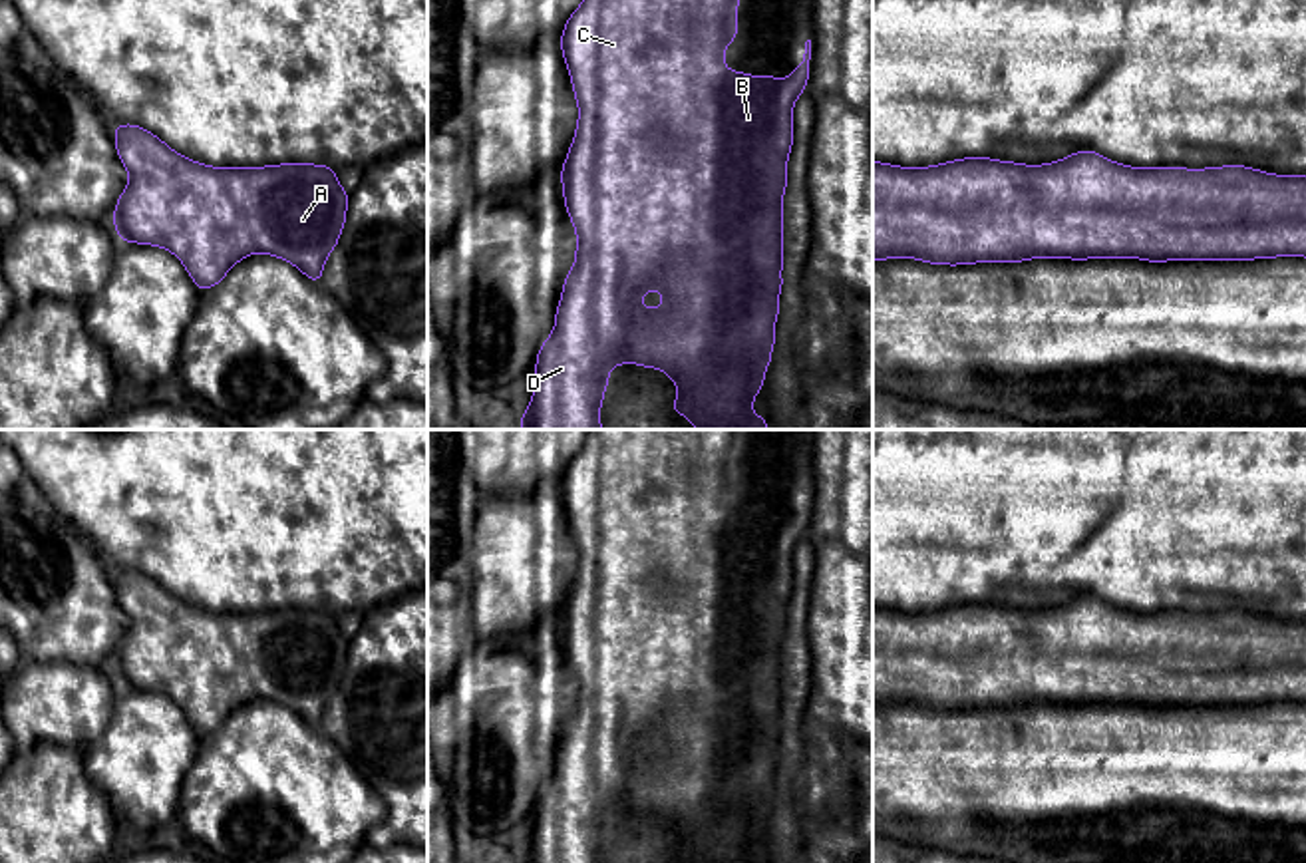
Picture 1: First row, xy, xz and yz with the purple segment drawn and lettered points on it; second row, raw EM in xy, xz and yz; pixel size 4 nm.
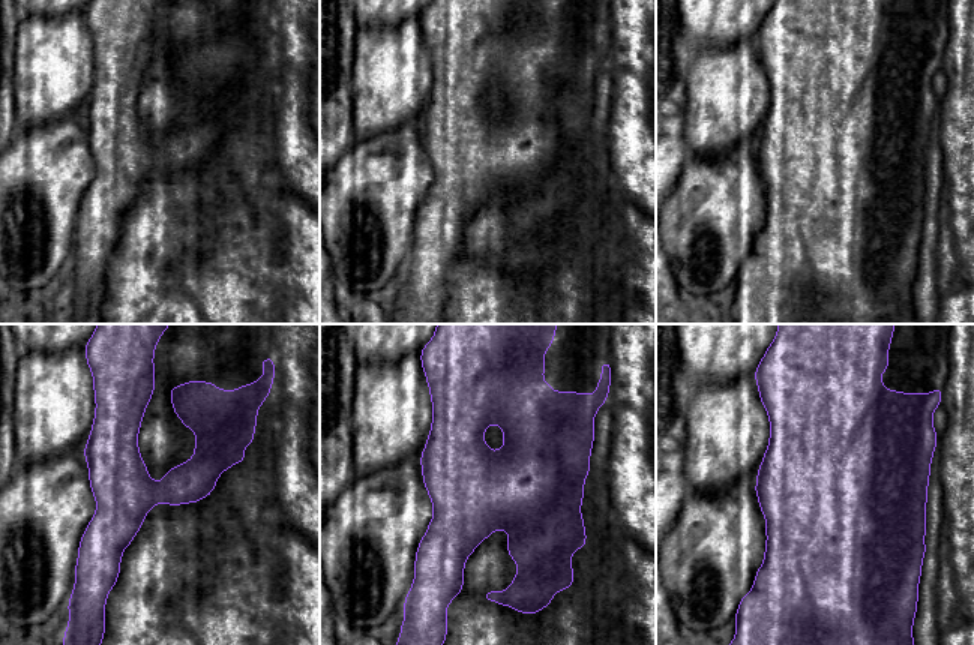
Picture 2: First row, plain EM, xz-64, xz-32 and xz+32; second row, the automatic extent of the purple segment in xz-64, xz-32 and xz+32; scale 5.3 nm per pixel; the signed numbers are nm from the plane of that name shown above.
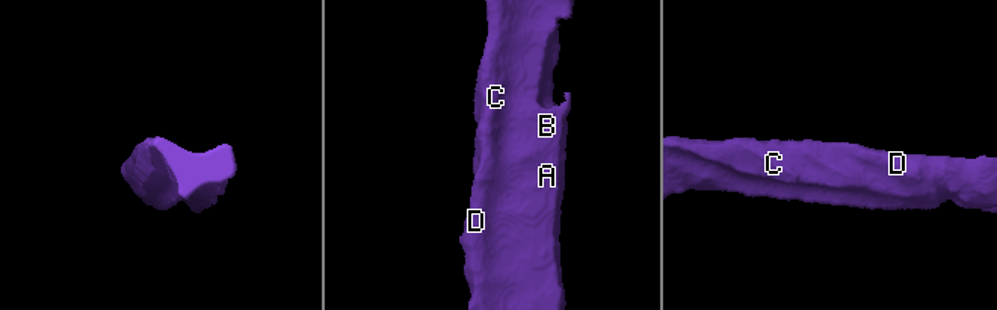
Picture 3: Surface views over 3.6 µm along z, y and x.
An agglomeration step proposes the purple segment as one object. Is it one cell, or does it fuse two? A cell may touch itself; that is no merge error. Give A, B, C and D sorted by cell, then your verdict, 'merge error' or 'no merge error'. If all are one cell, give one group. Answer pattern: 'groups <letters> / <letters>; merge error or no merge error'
groups A B C D; no merge error

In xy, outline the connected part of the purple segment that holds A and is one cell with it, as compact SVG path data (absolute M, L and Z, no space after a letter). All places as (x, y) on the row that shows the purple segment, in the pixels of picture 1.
M141 125L113 127L117 157L129 171L129 183L113 209L113 227L123 243L153 245L173 253L197 284L209 290L248 255L272 255L304 272L312 282L322 282L324 262L340 241L346 225L350 195L338 183L336 169L314 163L280 163L264 167L213 167L183 157Z

